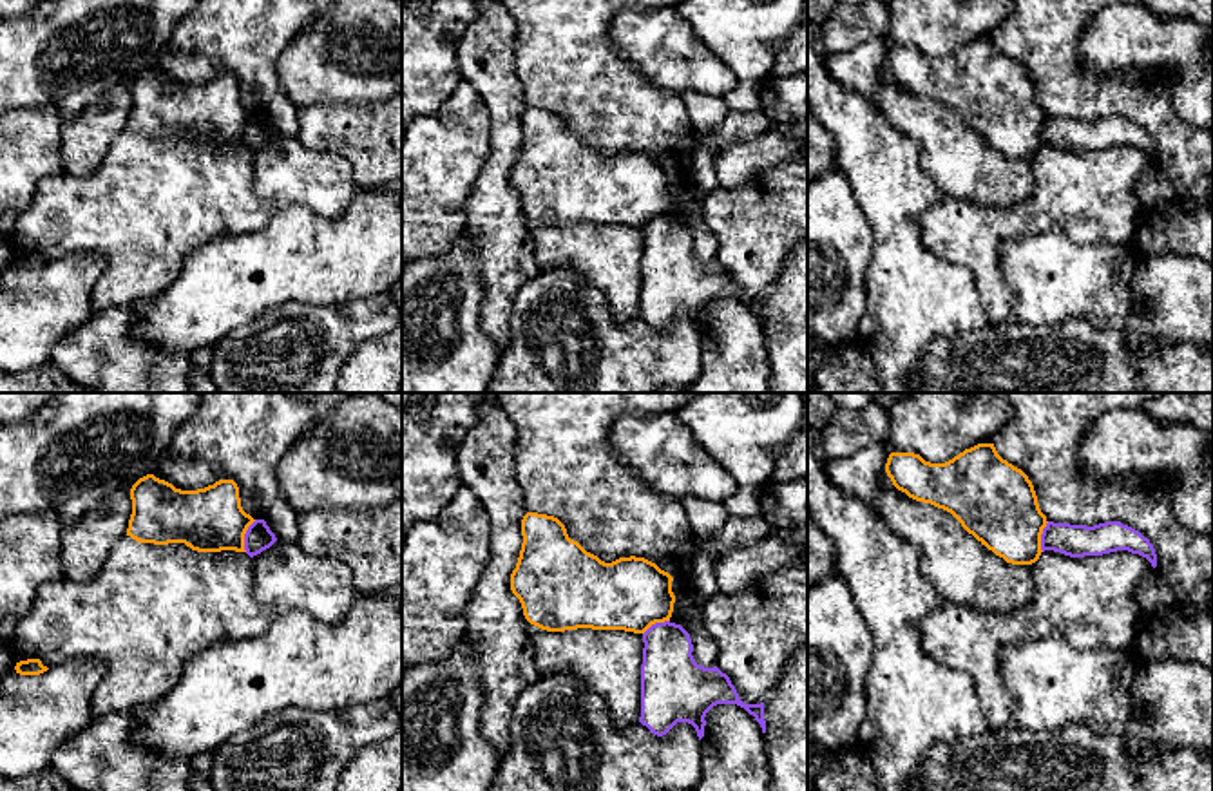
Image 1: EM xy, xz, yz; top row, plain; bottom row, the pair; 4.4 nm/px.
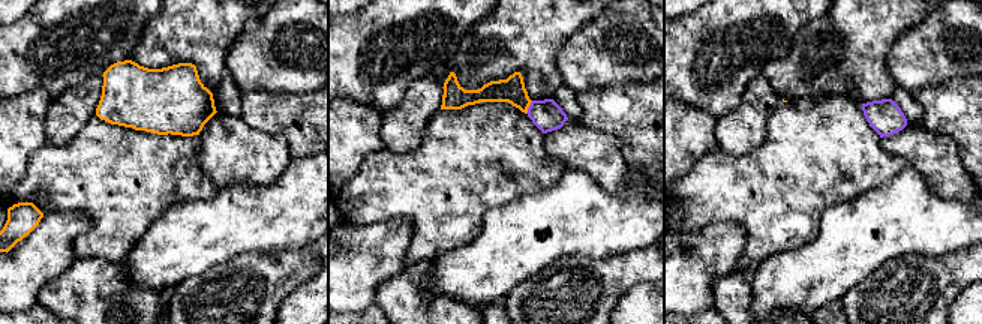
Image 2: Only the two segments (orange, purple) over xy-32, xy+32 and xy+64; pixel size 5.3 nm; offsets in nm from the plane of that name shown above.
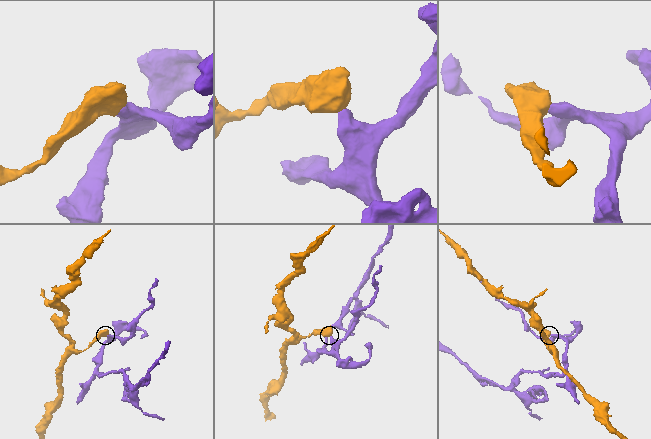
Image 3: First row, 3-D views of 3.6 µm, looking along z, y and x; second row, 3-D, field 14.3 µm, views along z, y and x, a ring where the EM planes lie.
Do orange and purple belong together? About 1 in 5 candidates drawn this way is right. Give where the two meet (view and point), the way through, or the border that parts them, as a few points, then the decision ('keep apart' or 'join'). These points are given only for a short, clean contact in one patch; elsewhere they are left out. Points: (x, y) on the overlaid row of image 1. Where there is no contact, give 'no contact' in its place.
contact xy (243, 536); border xy (256, 520), (245, 534), (245, 551); keep apart

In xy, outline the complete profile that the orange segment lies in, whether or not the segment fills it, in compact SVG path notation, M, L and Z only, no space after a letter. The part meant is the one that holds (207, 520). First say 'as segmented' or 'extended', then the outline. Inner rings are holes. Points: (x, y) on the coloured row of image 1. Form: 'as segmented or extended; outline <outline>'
as segmented; outline M147 474L132 485L130 500L127 536L139 543L185 543L197 552L246 552L244 534L255 519L243 510L234 480L181 491Z

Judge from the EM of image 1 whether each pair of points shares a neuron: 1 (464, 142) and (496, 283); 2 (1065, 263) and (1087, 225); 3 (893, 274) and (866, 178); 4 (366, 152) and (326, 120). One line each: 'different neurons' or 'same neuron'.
1: different neurons
2: different neurons
3: same neuron
4: same neuron

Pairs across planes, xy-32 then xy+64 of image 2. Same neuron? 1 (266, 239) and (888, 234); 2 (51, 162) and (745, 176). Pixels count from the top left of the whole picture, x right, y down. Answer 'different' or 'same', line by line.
1: same
2: same

